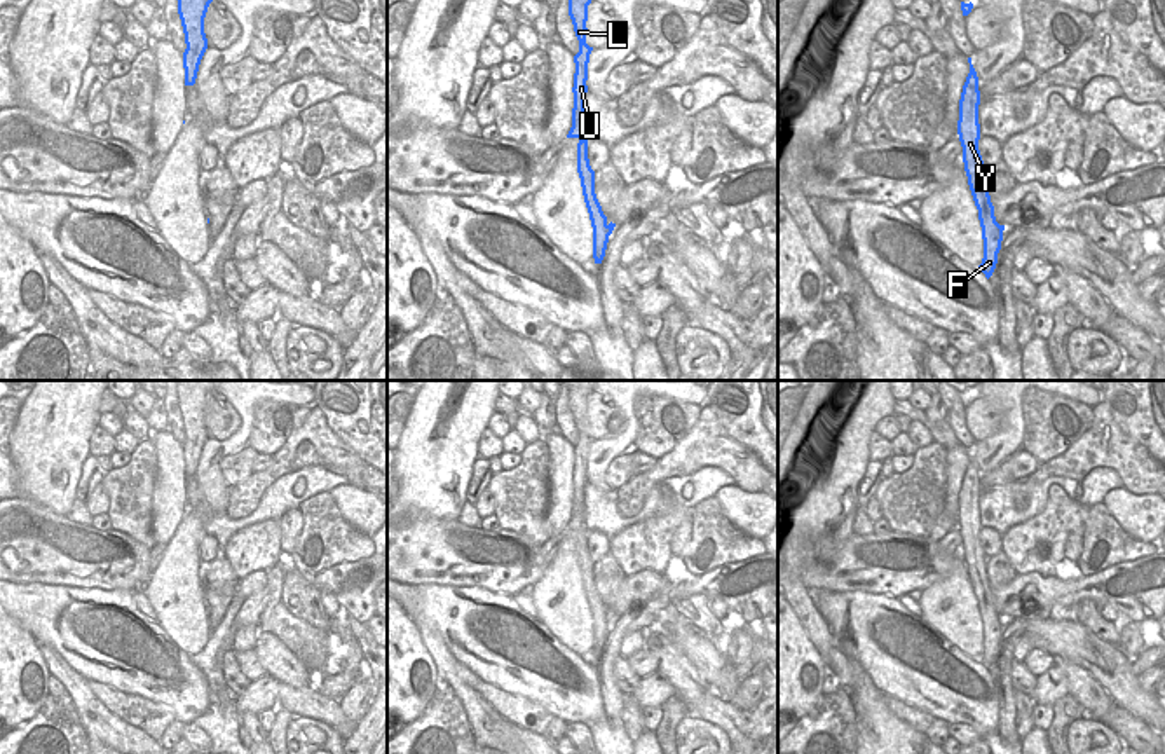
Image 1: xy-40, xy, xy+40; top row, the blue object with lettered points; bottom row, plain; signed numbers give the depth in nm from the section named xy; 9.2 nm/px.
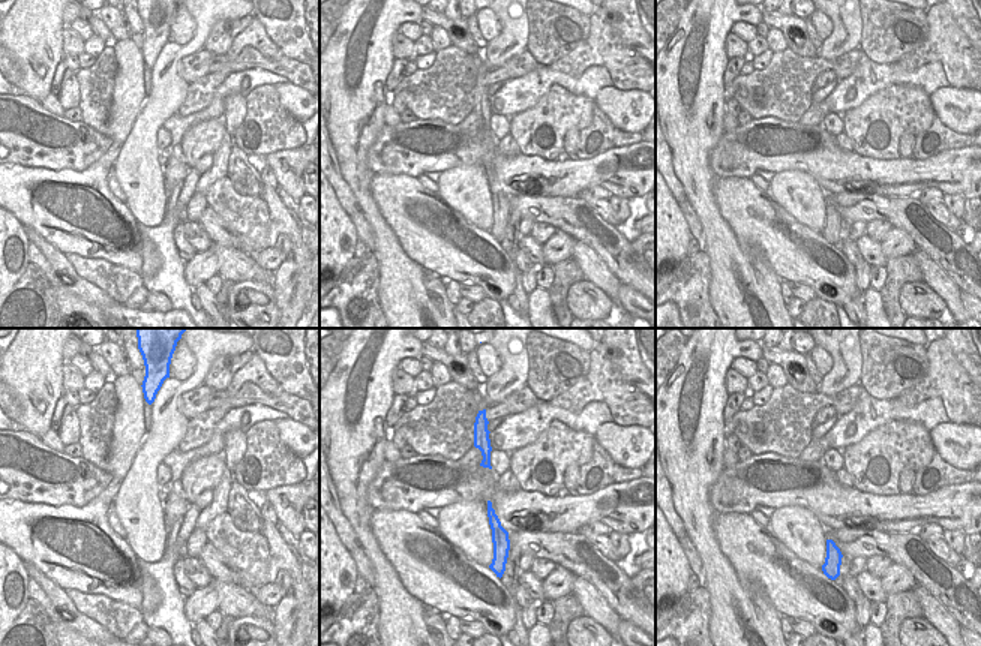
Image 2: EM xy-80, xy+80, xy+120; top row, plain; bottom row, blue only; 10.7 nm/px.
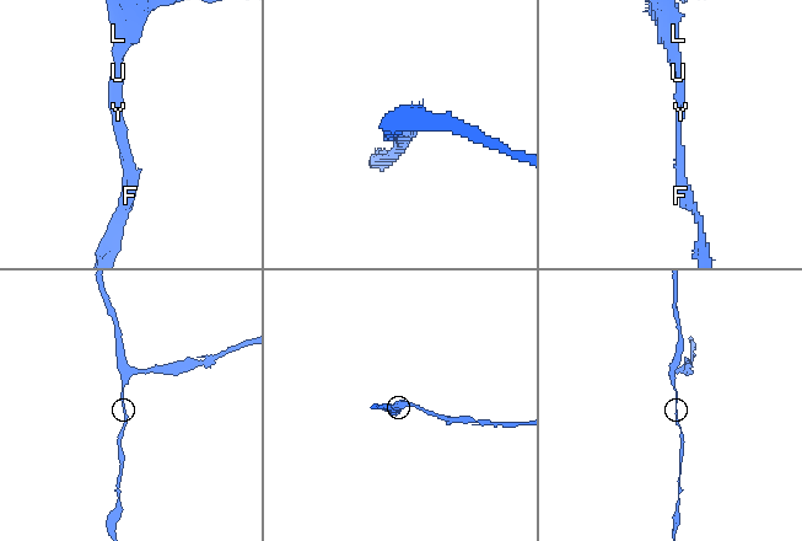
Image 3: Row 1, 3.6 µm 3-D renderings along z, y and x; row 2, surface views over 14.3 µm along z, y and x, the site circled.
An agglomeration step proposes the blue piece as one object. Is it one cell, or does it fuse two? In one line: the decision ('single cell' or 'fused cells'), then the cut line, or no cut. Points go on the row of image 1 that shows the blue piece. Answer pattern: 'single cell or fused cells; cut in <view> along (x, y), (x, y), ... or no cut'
single cell; no cut

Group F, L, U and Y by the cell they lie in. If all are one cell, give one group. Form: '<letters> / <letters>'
F L U Y

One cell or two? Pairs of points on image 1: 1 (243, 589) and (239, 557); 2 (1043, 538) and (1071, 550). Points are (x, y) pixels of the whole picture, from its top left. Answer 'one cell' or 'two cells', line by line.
1: two cells
2: two cells

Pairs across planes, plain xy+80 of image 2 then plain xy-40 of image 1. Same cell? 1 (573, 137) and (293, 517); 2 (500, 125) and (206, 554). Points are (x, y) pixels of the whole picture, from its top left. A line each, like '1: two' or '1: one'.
1: one
2: one

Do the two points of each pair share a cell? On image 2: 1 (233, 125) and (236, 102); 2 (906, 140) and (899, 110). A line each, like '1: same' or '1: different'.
1: same
2: different

